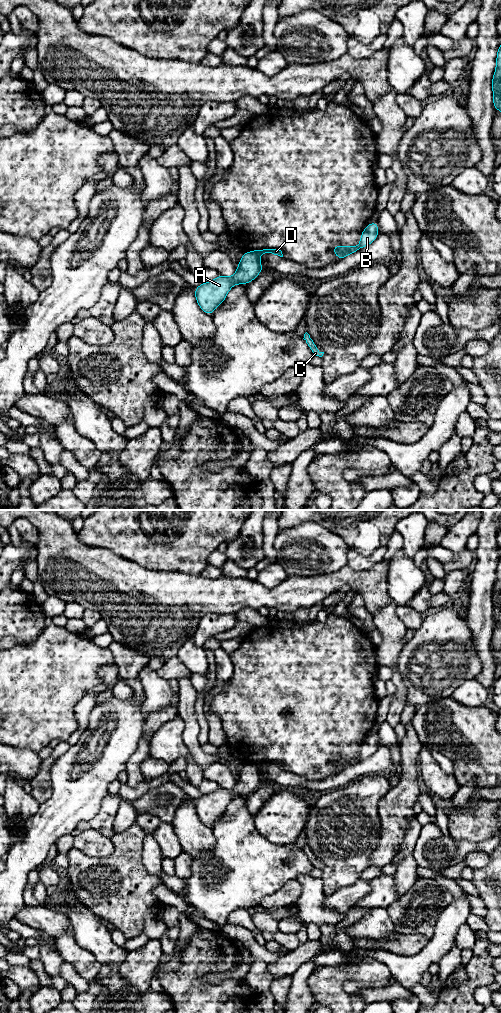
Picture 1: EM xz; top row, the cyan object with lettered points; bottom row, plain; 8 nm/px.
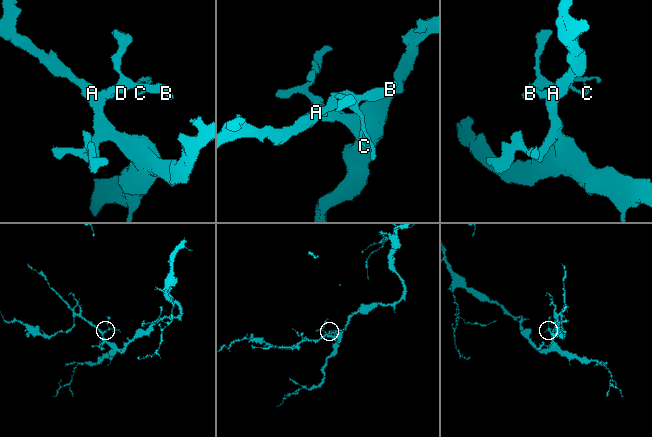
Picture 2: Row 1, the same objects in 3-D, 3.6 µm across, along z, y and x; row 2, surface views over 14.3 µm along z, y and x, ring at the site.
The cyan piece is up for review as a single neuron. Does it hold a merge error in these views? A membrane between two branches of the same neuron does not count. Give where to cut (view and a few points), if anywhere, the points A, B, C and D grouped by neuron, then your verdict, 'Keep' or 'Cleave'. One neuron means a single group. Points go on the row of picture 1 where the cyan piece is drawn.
Split along xz (251, 251), (258, 256). Groups: A / B C D. Cleave

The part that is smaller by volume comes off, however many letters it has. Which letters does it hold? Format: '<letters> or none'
B, C, D

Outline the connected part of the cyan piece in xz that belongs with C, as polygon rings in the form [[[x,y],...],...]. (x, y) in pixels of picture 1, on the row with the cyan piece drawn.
[[[307,332],[304,334],[303,339],[305,340],[306,344],[310,347],[314,356],[319,356],[319,357],[323,356],[324,352],[319,352],[318,351],[317,346],[315,345],[312,338],[310,337],[310,335]]]

